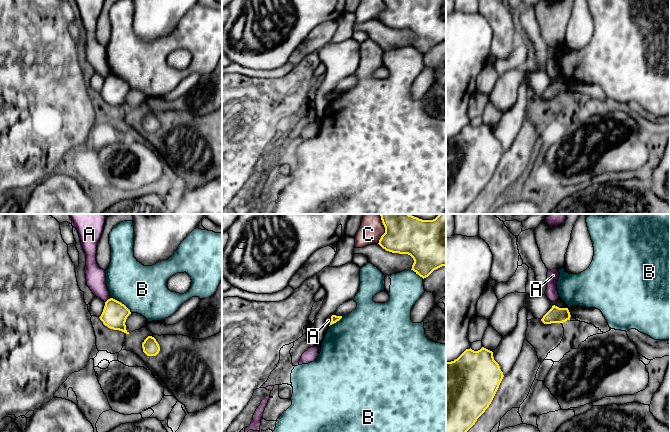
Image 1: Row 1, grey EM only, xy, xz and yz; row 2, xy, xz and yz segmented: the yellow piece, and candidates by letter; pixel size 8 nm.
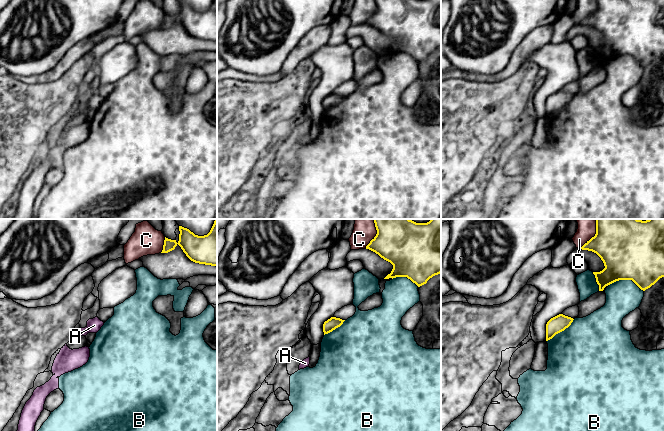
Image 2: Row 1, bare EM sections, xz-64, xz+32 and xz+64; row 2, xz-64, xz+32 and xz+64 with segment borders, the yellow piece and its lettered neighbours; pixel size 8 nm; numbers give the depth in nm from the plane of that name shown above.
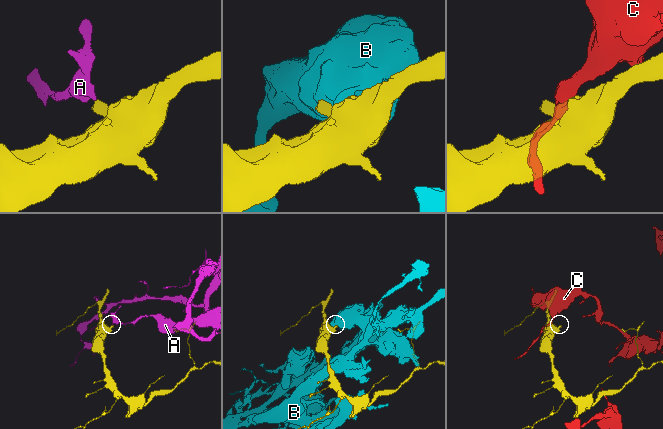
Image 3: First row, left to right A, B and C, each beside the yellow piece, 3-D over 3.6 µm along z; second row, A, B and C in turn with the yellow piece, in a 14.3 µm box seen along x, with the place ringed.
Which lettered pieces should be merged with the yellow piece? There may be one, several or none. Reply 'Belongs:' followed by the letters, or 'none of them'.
Belongs: none of them

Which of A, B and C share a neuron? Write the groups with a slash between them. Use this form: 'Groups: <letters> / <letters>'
Groups: A / B / C

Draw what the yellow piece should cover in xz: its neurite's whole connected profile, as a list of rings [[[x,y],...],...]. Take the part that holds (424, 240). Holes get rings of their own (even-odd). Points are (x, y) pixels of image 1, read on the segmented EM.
[[[380,214],[385,233],[379,240],[379,245],[386,251],[410,255],[414,263],[412,269],[423,279],[434,270],[446,266],[446,214],[439,214],[433,220],[422,220],[410,214]]]

